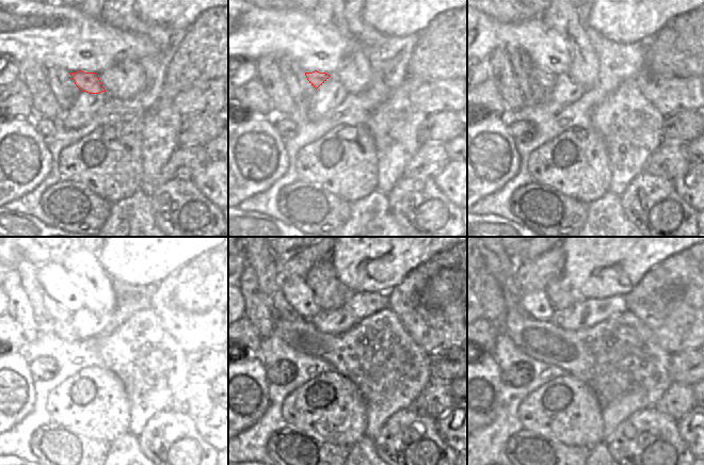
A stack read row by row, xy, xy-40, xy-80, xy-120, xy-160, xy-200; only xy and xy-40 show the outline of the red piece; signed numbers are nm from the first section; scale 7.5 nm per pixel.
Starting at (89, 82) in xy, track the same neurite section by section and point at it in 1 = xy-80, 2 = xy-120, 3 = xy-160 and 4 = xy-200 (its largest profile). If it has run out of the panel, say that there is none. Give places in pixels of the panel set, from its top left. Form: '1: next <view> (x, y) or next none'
1: next xy-80 (546, 79)
2: next xy-120 (63, 326)
3: next xy-160 (281, 307)
4: next xy-200 (512, 294)

